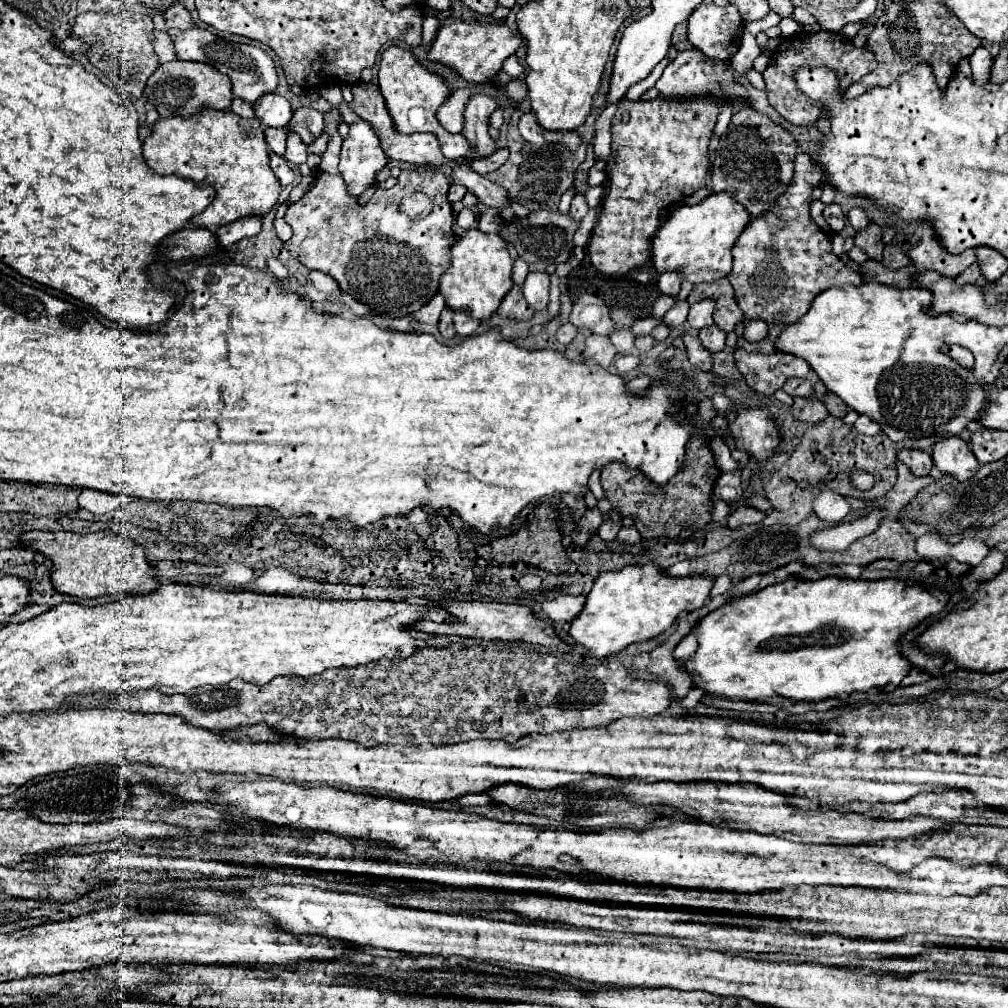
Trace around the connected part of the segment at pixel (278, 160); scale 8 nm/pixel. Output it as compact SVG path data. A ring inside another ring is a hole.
M271 151L269 157L271 157L271 169L275 171L275 175L277 175L277 179L281 181L281 185L287 187L287 185L293 181L293 169L289 167L289 163L287 163L283 157L275 155L273 151Z

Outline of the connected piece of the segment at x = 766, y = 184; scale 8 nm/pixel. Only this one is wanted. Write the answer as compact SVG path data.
M753 107L741 109L731 117L727 131L719 139L711 169L713 191L729 191L753 217L763 217L791 183L797 147L797 139L771 117Z

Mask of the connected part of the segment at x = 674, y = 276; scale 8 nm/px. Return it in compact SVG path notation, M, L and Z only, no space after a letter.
M667 271L659 277L659 291L677 297L677 293L681 289L681 281L683 281L683 277L679 271Z

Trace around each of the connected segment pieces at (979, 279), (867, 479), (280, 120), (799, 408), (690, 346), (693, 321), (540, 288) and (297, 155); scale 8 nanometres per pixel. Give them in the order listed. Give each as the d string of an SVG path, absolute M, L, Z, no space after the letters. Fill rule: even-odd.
M971 265L969 269L965 269L957 279L955 279L957 285L965 285L965 283L975 283L979 287L987 285L987 279L979 273L979 265Z
M859 469L851 473L851 485L855 485L855 489L859 491L869 491L873 483L875 483L875 477L871 477L871 473L859 473Z
M269 93L257 101L255 117L259 117L269 127L287 127L293 117L293 109L285 97Z
M797 397L795 403L793 403L793 415L795 415L795 419L799 419L799 421L819 423L819 421L823 421L823 419L829 417L829 411L827 411L827 407L825 407L819 399L815 399L815 397L807 397L807 399Z
M689 333L683 335L683 343L685 343L685 349L687 349L687 357L689 361L697 367L697 369L703 369L703 371L711 371L711 351L707 351L701 341Z
M703 299L695 305L691 305L687 321L693 329L703 329L703 327L709 327L713 323L713 313L715 313L715 301Z
M529 273L523 283L523 295L531 307L545 309L549 303L549 273Z
M289 131L289 137L287 137L287 151L285 151L285 159L295 163L295 165L301 165L307 161L307 145L303 145L303 141L299 141L299 135L297 133L291 133Z

